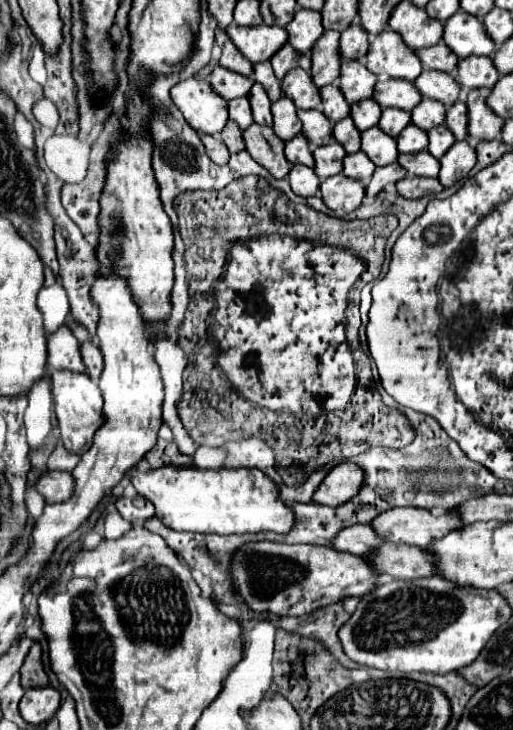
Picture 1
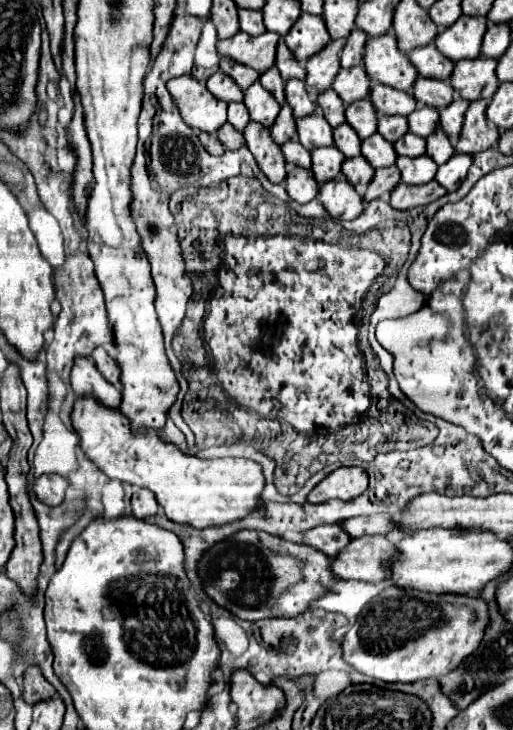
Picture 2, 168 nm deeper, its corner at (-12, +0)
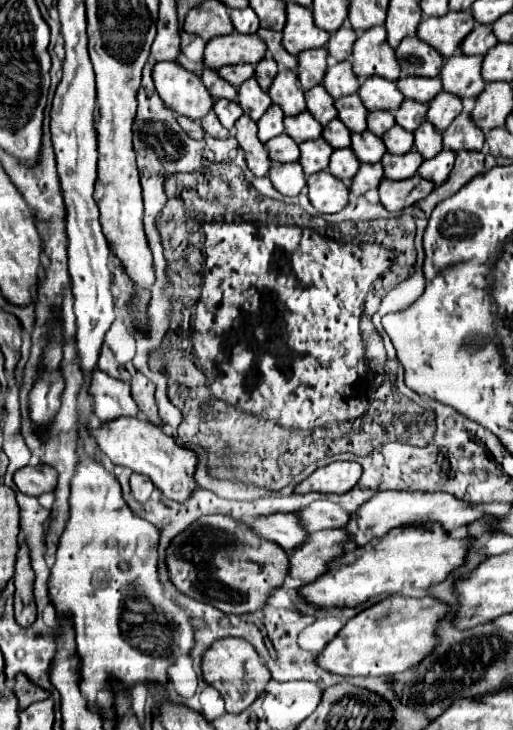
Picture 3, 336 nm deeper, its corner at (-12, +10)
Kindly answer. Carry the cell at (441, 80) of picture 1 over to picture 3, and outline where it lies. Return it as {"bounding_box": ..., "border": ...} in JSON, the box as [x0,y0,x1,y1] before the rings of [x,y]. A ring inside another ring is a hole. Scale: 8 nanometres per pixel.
{"bounding_box":[398,76,442,104],"border":[[[404,76],[398,82],[398,88],[402,90],[402,94],[410,100],[418,100],[428,104],[428,100],[432,100],[442,88],[440,88],[440,78],[418,78],[418,76]]]}

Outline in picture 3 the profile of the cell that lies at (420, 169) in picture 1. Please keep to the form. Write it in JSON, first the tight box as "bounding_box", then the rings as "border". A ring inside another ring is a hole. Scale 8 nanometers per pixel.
{"bounding_box":[382,150,424,180],"border":[[[412,150],[408,154],[402,156],[394,156],[394,154],[384,154],[382,158],[382,166],[384,166],[384,176],[390,180],[404,180],[416,174],[416,170],[420,168],[420,164],[424,162],[424,158]]]}

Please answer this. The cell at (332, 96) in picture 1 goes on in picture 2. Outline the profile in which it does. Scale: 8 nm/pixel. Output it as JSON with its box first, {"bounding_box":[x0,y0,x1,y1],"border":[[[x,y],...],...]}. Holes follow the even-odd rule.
{"bounding_box":[316,88,346,128],"border":[[[332,88],[318,94],[316,104],[318,104],[318,108],[322,110],[322,116],[326,118],[326,122],[332,128],[344,124],[344,110],[346,108],[344,108],[344,102],[340,102],[340,98],[336,98],[336,92]]]}

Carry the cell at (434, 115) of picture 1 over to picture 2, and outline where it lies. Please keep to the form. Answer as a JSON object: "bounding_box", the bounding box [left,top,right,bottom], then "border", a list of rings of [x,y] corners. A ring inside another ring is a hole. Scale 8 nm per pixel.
{"bounding_box":[406,106,440,138],"border":[[[418,106],[412,114],[406,116],[408,120],[408,130],[416,136],[426,138],[428,134],[432,134],[432,130],[436,130],[436,122],[438,122],[440,114],[438,110],[432,110],[428,106]]]}

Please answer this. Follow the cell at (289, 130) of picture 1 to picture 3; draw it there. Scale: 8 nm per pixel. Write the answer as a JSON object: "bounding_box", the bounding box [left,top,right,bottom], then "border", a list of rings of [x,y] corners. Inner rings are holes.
{"bounding_box":[258,104,284,142],"border":[[[272,104],[258,122],[258,138],[262,142],[268,142],[270,138],[282,132],[284,132],[284,112],[282,108],[276,108],[276,104]]]}

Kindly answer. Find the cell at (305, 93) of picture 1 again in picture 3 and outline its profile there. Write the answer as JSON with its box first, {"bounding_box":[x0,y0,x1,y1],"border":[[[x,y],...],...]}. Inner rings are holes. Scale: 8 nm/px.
{"bounding_box":[268,68,306,116],"border":[[[280,68],[268,94],[270,94],[272,102],[284,110],[286,116],[296,116],[306,110],[304,92],[296,80],[296,72],[292,72],[288,68]]]}

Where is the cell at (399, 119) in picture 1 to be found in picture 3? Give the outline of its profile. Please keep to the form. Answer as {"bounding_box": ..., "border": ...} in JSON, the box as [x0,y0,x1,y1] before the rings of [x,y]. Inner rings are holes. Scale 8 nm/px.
{"bounding_box":[368,112,396,136],"border":[[[370,112],[368,114],[368,128],[372,132],[376,132],[376,136],[384,136],[384,132],[388,132],[388,128],[392,128],[396,124],[392,112]]]}

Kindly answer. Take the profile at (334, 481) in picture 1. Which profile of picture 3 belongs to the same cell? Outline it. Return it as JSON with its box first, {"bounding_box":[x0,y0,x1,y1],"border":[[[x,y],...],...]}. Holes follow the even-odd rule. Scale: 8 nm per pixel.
{"bounding_box":[294,462,362,494],"border":[[[332,462],[312,472],[306,480],[302,480],[294,488],[294,492],[296,494],[306,494],[306,492],[344,494],[358,484],[360,476],[362,476],[362,466],[358,462]]]}

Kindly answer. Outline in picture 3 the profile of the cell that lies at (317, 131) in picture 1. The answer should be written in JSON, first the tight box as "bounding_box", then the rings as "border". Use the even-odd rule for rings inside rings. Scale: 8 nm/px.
{"bounding_box":[284,110,322,144],"border":[[[308,110],[300,112],[298,116],[288,116],[284,120],[284,126],[286,126],[286,134],[292,136],[298,144],[306,142],[306,140],[316,140],[322,136],[322,124],[316,122],[312,118],[312,114]]]}

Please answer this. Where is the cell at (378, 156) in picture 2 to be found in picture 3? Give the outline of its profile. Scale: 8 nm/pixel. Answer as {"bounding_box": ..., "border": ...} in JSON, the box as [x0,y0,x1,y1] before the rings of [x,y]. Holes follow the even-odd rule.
{"bounding_box":[352,132,386,162],"border":[[[362,132],[362,134],[352,134],[352,150],[356,152],[360,162],[380,162],[380,156],[386,154],[384,140],[376,136],[374,132]]]}

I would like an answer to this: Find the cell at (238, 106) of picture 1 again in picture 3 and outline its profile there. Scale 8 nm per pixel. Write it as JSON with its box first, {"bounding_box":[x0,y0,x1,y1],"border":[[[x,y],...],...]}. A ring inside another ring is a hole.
{"bounding_box":[214,100,242,130],"border":[[[216,100],[214,112],[216,112],[216,116],[220,118],[222,126],[228,128],[228,130],[230,130],[230,128],[236,124],[236,120],[242,116],[242,108],[240,108],[240,104],[234,102],[234,100]]]}

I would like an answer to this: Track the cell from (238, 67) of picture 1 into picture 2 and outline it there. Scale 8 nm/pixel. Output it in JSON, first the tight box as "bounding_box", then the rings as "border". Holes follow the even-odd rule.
{"bounding_box":[220,58,260,90],"border":[[[226,58],[220,60],[220,70],[226,76],[230,76],[242,90],[246,90],[248,86],[252,86],[258,80],[258,76],[260,76],[256,70],[252,70],[248,66],[240,66],[240,64],[236,64],[232,60],[226,60]]]}

